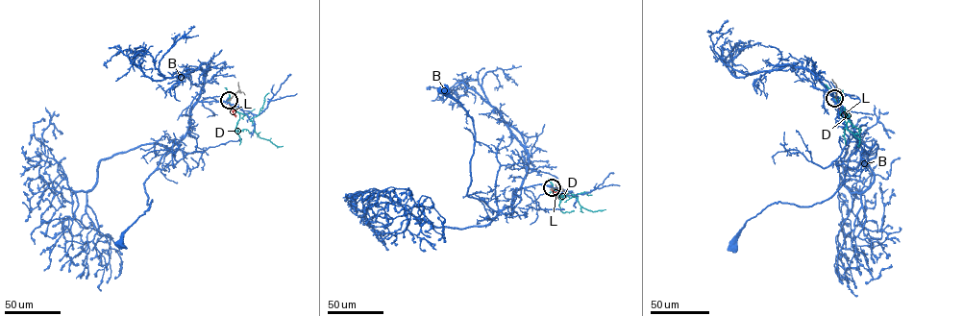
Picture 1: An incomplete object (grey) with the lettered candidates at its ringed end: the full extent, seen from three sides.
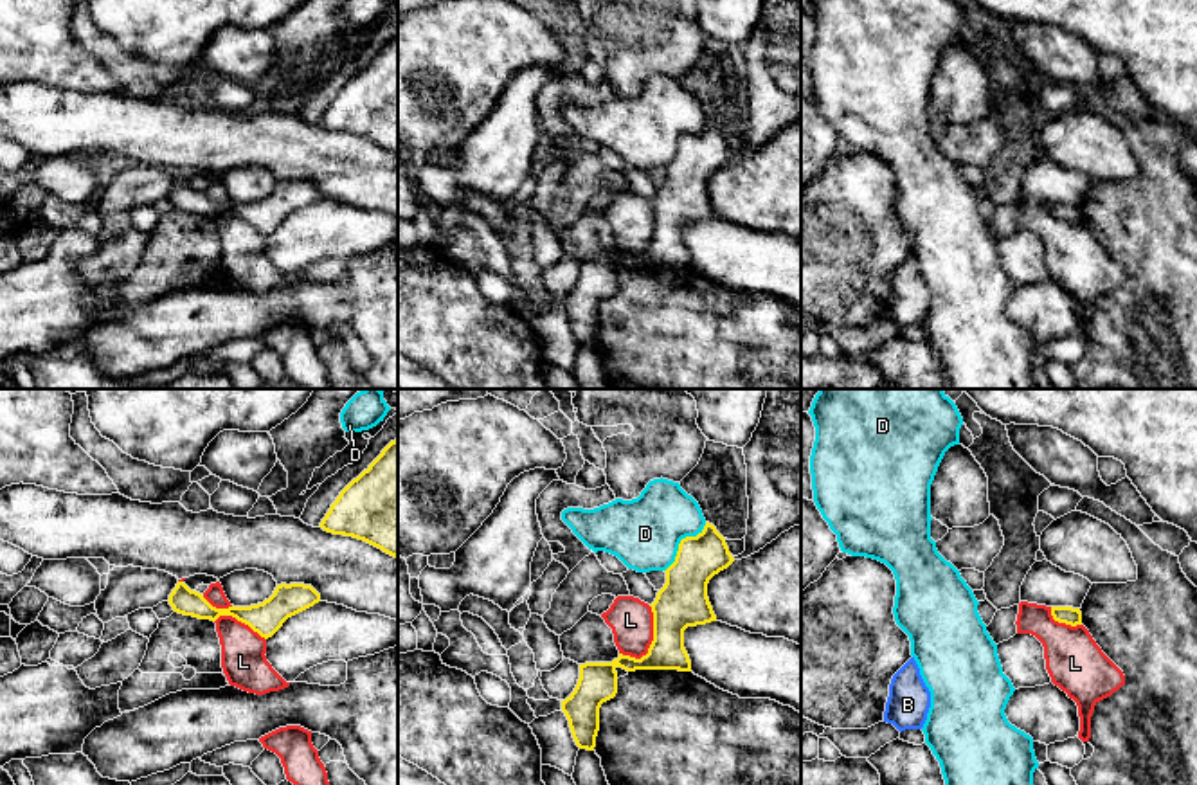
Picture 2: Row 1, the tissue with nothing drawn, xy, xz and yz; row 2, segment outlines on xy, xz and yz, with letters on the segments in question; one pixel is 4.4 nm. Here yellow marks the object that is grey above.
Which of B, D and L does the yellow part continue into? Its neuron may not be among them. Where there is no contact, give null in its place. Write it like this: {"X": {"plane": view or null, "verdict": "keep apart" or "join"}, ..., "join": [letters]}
{"B": {"plane": null, "verdict": "join"}, "D": {"plane": "xz", "verdict": "keep apart"}, "L": {"plane": "xz", "verdict": "keep apart"}, "join": ["B"]}

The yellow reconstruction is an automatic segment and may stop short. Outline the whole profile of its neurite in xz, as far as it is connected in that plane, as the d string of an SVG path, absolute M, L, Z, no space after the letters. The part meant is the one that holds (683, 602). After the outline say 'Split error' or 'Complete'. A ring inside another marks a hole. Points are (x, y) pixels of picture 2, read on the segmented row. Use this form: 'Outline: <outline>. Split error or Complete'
Outline: M709 522L697 537L680 540L675 562L664 571L666 583L650 605L653 641L648 654L641 659L619 654L612 663L580 664L578 684L562 700L562 711L580 749L594 751L596 747L599 708L617 693L617 666L626 672L691 672L691 661L684 648L684 630L716 621L707 598L707 583L733 562L725 538Z. Complete

